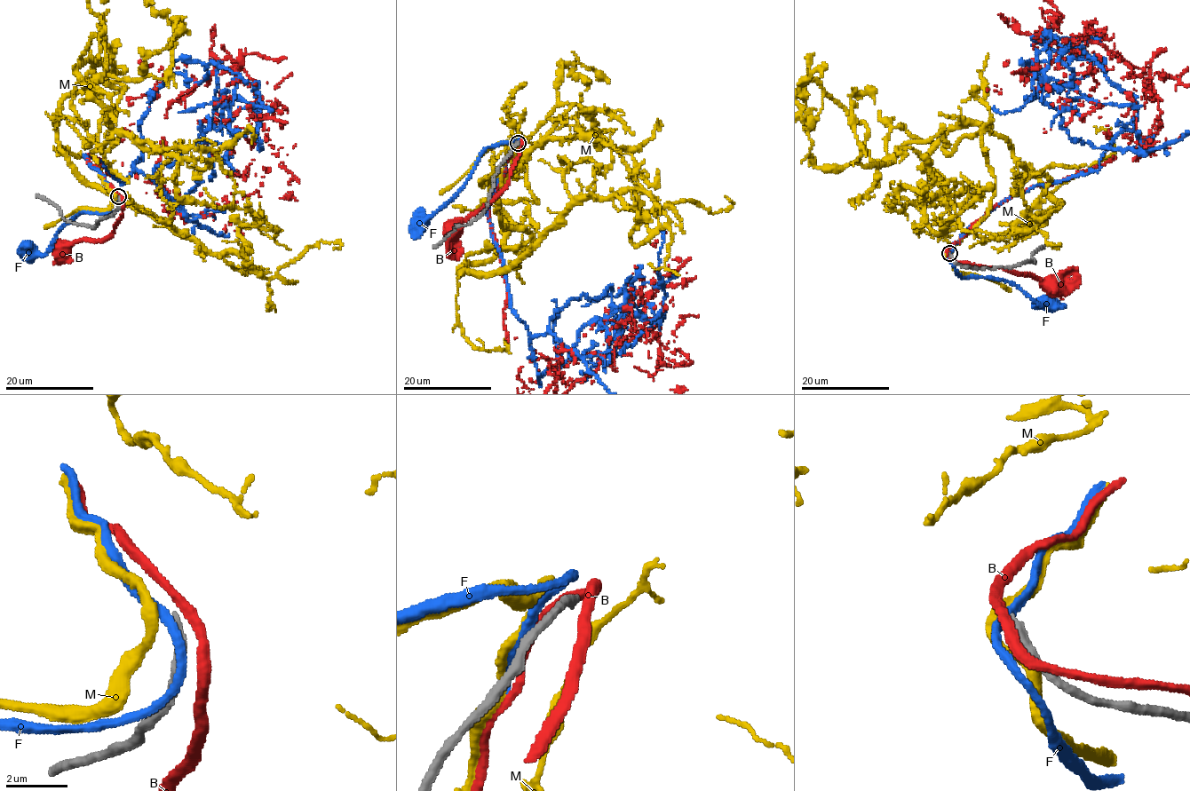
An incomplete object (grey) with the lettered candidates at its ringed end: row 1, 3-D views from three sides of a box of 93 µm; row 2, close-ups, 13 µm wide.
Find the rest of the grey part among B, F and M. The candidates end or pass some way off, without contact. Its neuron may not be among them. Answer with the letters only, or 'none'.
none

